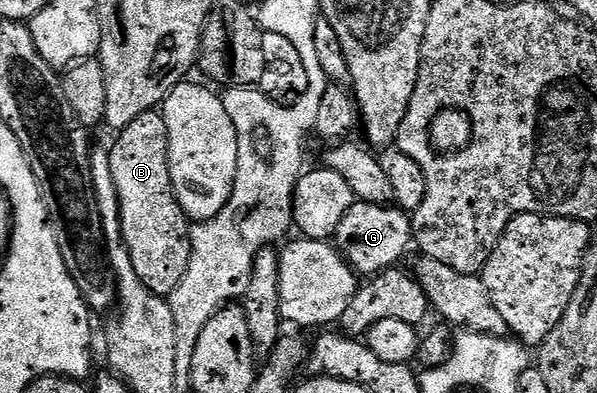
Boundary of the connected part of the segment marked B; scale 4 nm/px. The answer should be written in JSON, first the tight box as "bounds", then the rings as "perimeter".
{"bounds":[109,111,191,298],"perimeter":[[[162,111],[141,114],[141,118],[129,122],[129,126],[122,128],[116,136],[119,137],[116,138],[115,145],[109,148],[109,166],[113,174],[113,186],[119,199],[123,245],[129,250],[129,258],[137,278],[154,296],[167,298],[173,290],[177,290],[177,282],[185,278],[185,270],[191,257],[191,237],[189,221],[184,216],[171,185],[167,165],[167,127],[163,121]]]}

